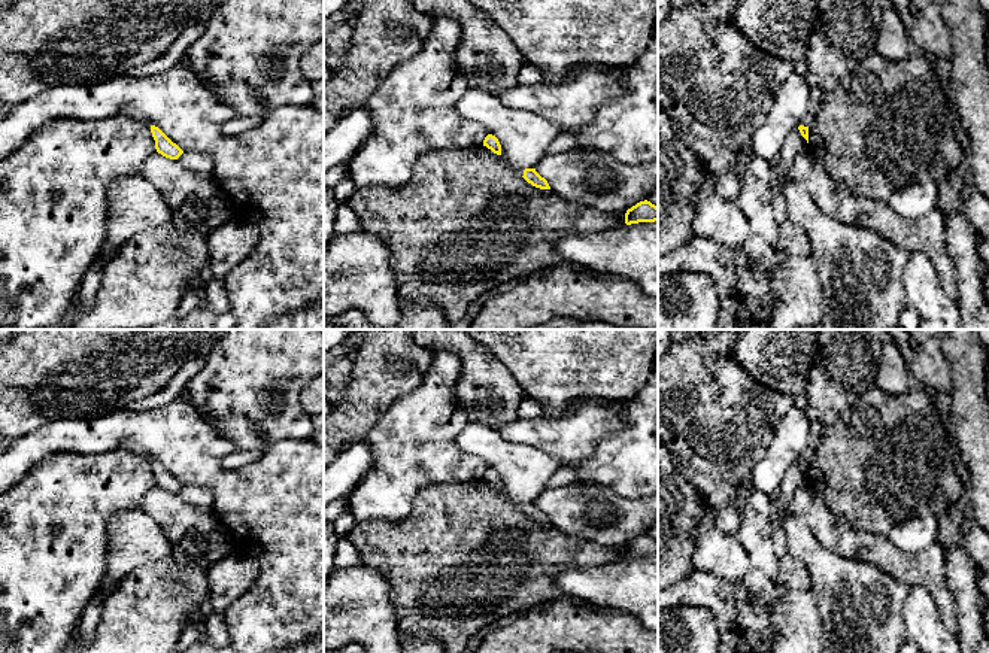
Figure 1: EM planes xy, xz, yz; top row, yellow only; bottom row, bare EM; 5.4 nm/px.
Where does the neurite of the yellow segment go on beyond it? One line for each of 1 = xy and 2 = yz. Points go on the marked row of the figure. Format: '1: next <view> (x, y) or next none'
1: next none
2: next none

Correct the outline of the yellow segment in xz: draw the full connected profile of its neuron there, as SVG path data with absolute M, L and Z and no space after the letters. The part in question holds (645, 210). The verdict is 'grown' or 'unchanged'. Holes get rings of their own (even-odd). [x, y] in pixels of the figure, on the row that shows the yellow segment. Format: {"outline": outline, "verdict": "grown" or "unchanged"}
{"outline": "M647 200L637 203L625 213L627 225L655 221L658 221L658 207Z", "verdict": "unchanged"}

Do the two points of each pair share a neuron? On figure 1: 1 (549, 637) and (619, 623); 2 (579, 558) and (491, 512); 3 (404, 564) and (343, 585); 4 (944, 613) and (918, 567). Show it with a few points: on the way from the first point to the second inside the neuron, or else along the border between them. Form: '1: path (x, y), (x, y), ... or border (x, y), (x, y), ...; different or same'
1: path (567, 628), (601, 628); same
2: path (555, 552), (528, 552), (507, 535); same
3: border (363, 562), (388, 582), (393, 604); different
4: path (944, 601), (930, 579); same

